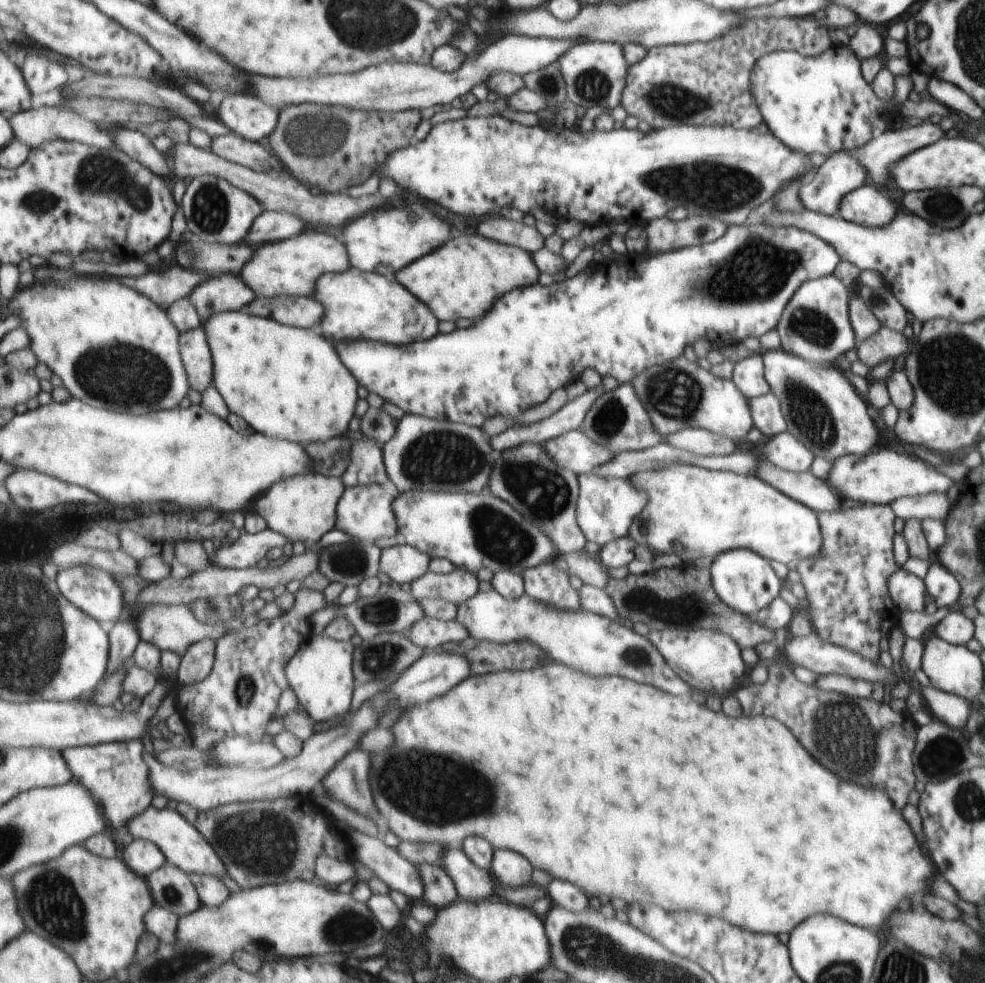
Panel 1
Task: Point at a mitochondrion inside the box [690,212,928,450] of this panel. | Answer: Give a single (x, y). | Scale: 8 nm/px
(762, 266)

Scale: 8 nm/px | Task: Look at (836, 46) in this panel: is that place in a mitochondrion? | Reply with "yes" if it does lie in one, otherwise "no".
no

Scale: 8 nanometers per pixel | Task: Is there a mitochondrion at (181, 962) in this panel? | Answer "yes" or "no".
yes

